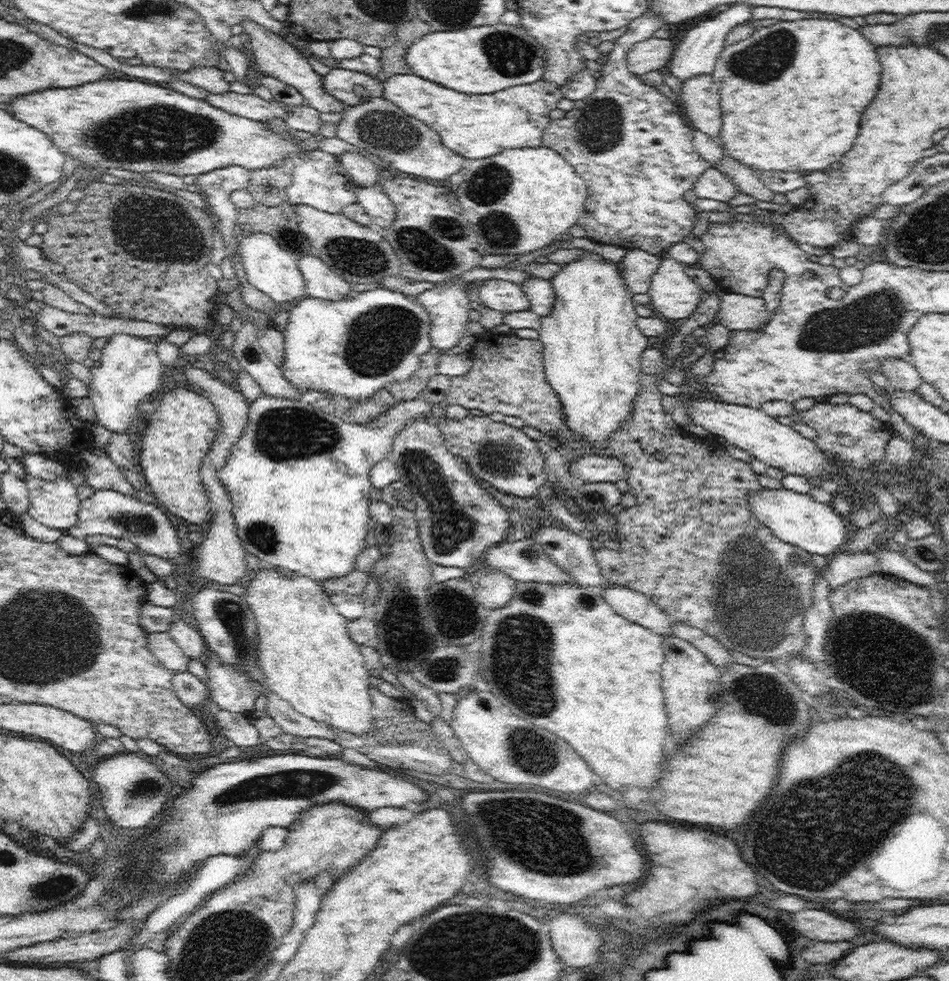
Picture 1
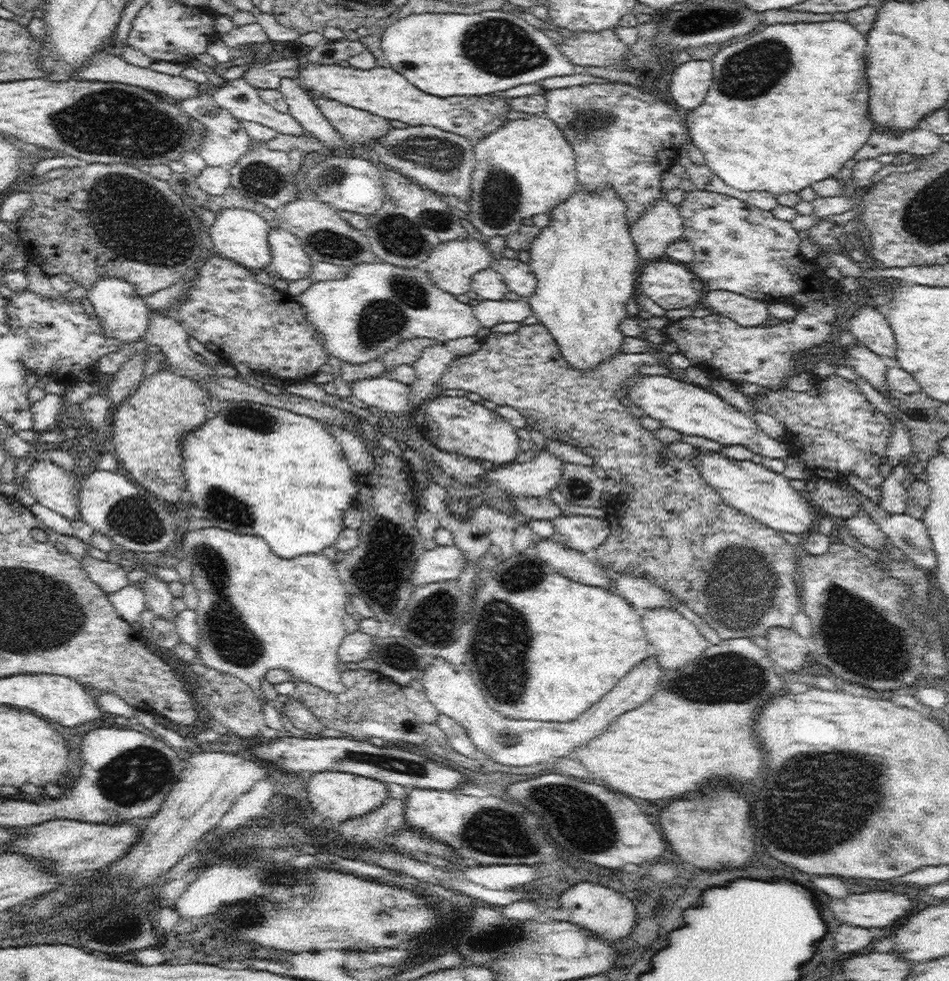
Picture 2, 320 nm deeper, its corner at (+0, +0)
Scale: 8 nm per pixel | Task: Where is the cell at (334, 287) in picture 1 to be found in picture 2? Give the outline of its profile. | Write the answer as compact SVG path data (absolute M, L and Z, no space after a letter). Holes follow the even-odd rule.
M282 226L269 230L271 268L276 278L293 281L308 278L313 261L303 249L296 235Z

